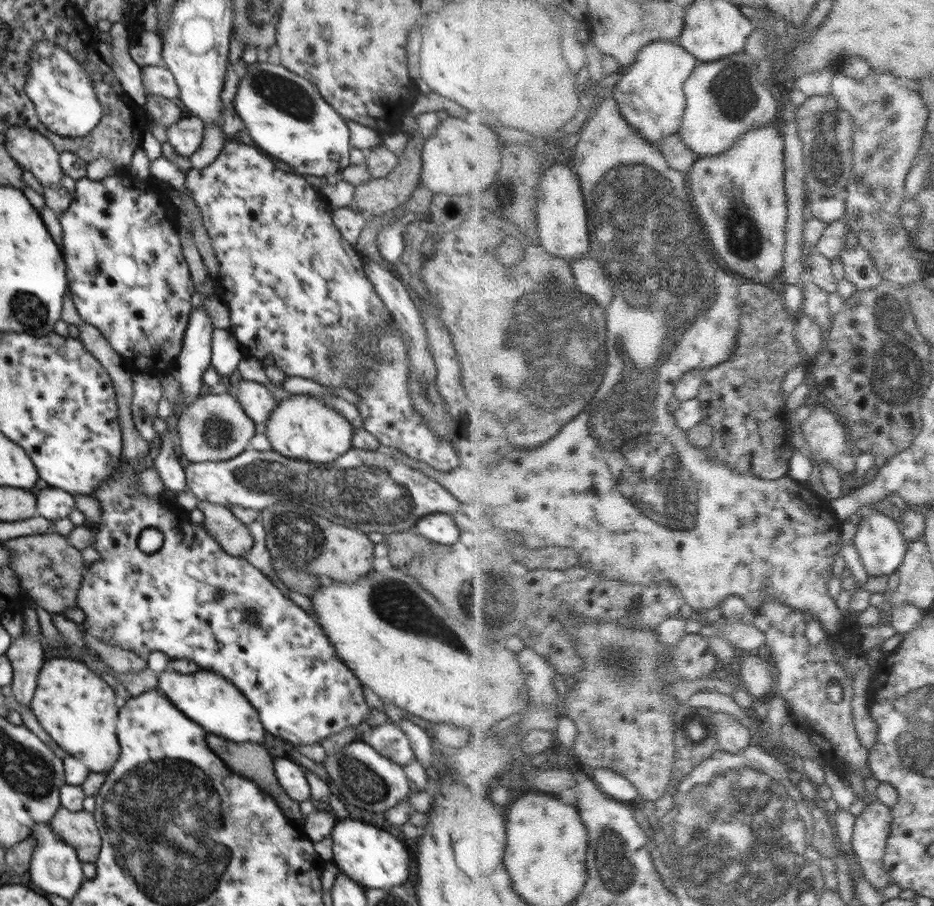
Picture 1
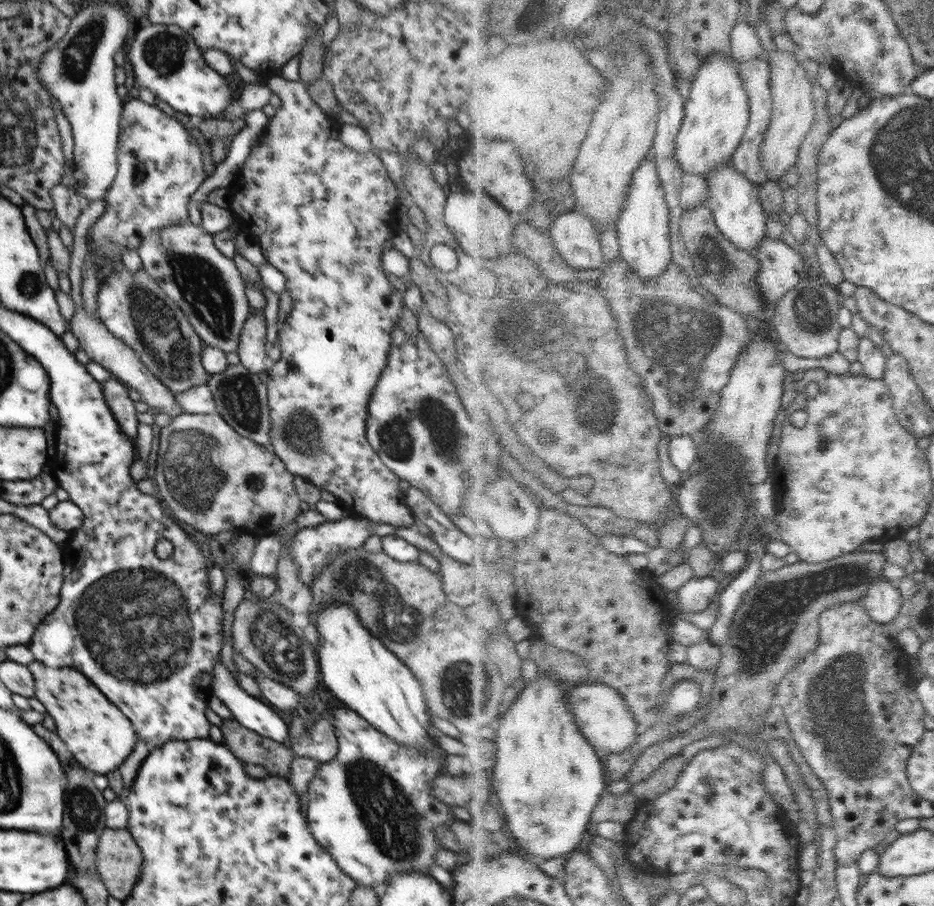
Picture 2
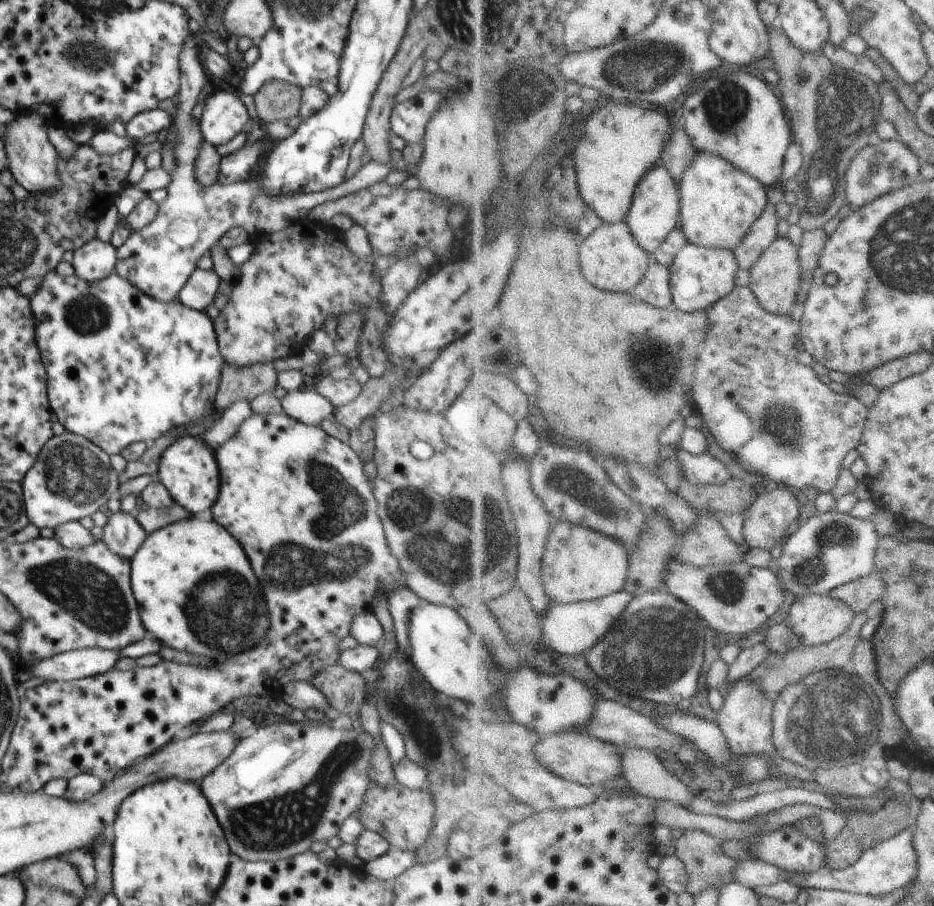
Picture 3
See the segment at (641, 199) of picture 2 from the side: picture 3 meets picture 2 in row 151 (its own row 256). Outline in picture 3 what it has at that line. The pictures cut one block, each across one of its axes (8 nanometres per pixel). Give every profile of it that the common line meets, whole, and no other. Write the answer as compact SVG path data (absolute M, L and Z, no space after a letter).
M660 164L649 172L640 183L635 194L635 202L632 205L630 214L626 222L632 228L632 234L640 242L642 248L650 252L654 257L658 249L666 239L681 226L681 216L683 215L683 198L681 189L678 188L674 176L665 164Z

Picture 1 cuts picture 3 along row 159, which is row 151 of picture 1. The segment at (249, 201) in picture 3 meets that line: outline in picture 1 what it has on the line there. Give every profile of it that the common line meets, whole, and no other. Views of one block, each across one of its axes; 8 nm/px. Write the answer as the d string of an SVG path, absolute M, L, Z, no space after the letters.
M186 114L167 128L167 141L178 154L188 158L200 148L204 132L204 122L196 116Z

